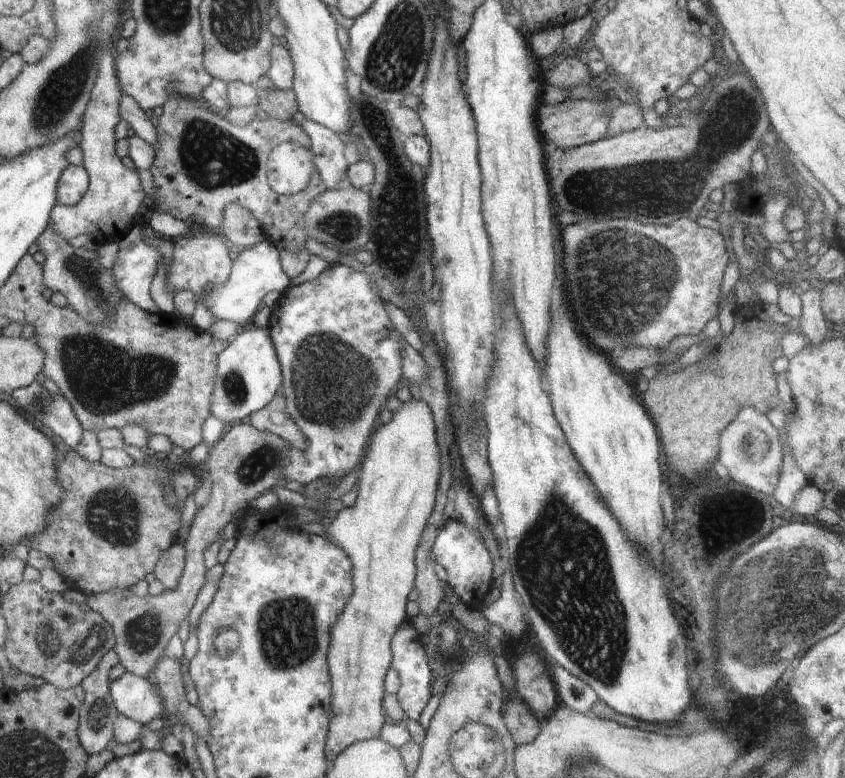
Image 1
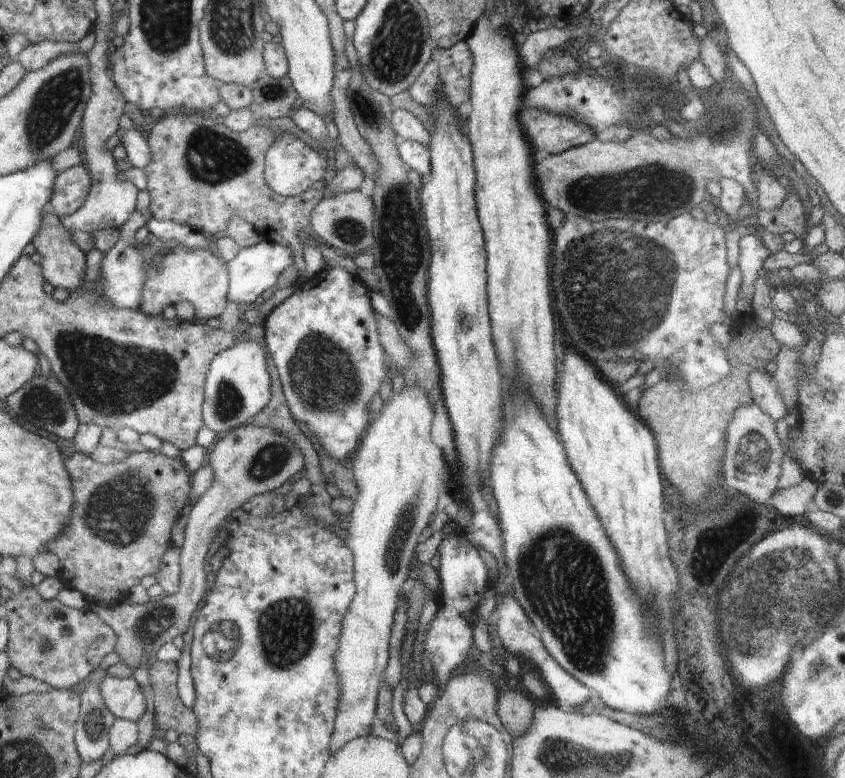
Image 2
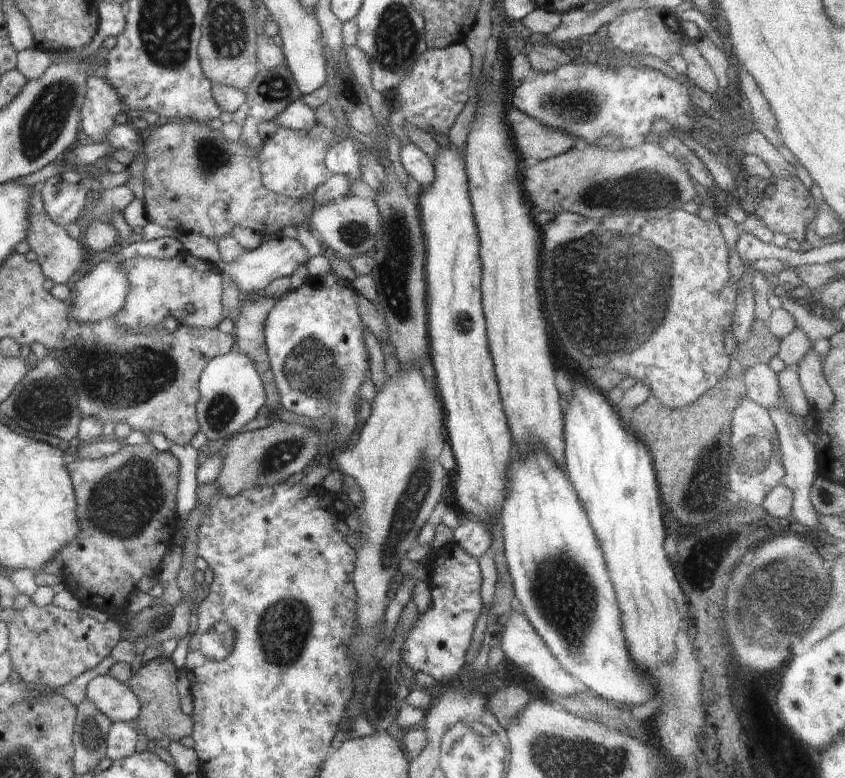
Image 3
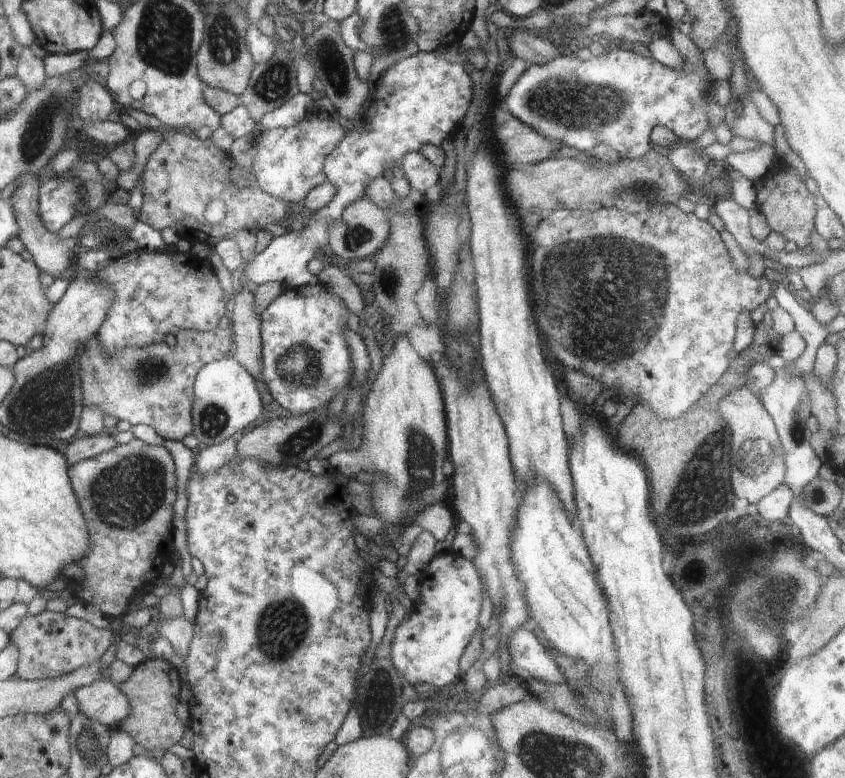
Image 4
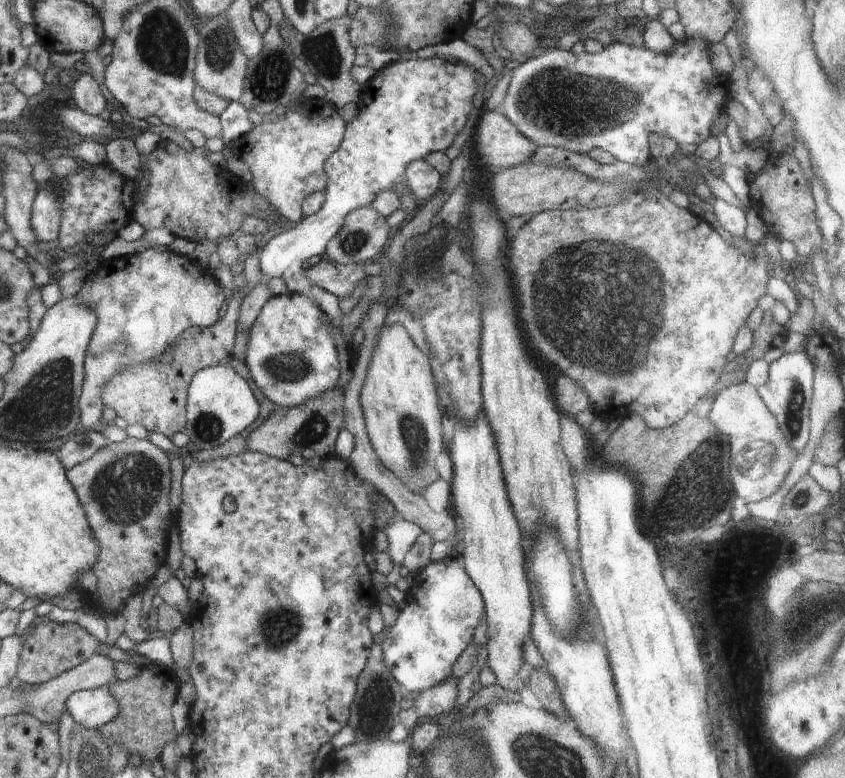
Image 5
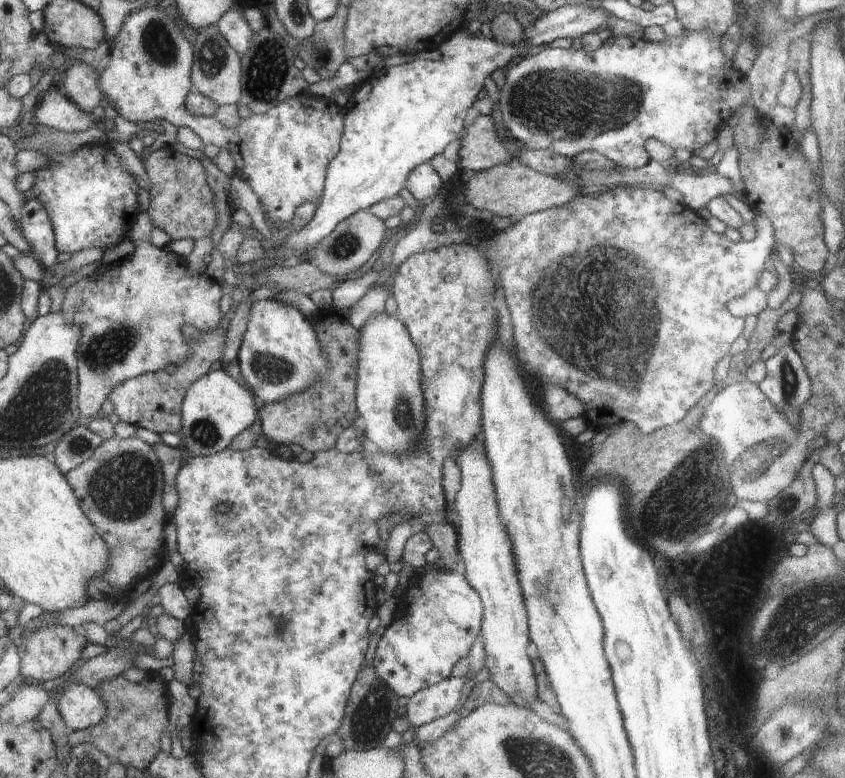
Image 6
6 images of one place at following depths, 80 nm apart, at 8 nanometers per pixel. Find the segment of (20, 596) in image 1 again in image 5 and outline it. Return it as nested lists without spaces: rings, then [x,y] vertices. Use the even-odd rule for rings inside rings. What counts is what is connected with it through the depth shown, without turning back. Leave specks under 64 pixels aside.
[[[53,621],[40,622],[32,634],[27,630],[18,636],[25,636],[21,657],[16,676],[26,686],[36,687],[42,683],[59,677],[67,670],[74,669],[81,662],[98,654],[99,643],[94,636],[91,636],[78,623],[57,623]]]

